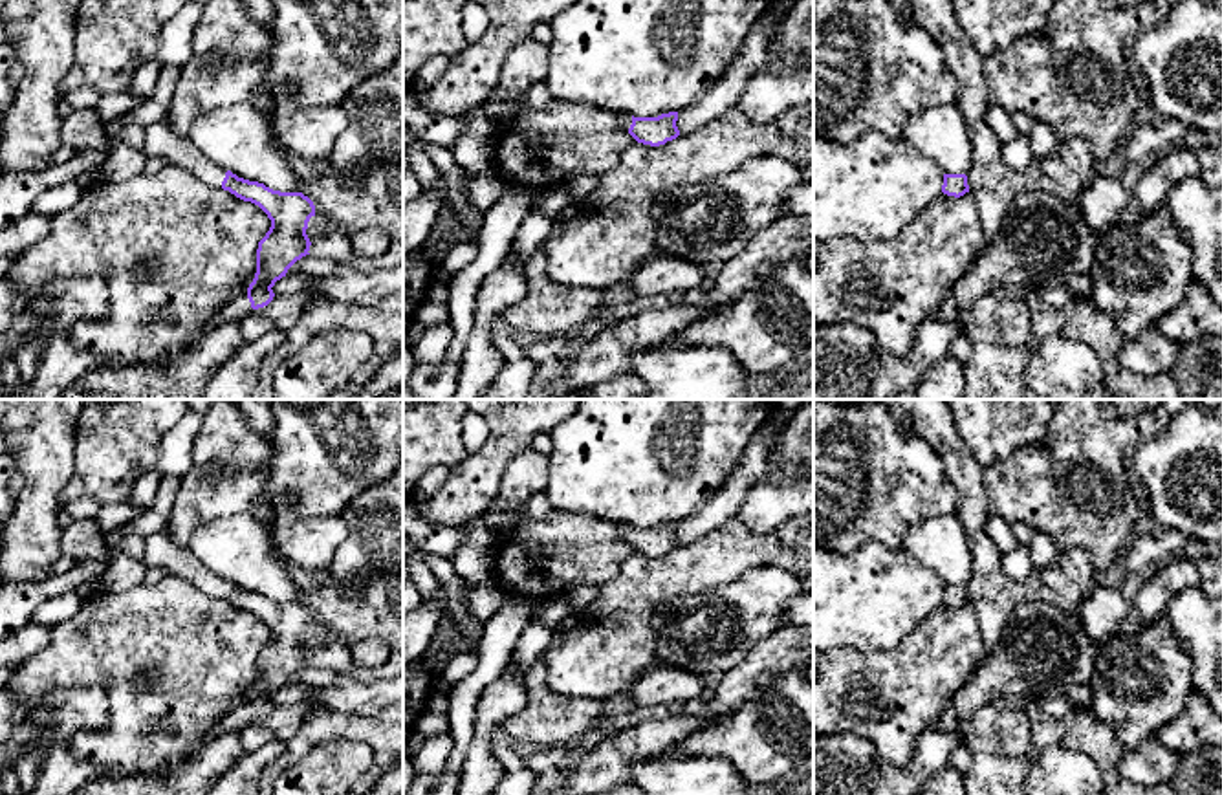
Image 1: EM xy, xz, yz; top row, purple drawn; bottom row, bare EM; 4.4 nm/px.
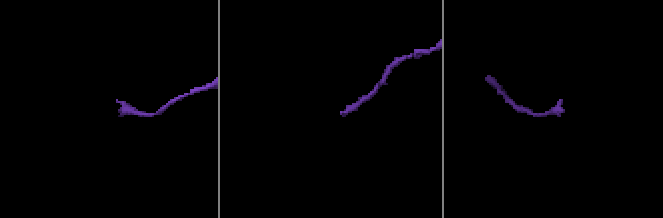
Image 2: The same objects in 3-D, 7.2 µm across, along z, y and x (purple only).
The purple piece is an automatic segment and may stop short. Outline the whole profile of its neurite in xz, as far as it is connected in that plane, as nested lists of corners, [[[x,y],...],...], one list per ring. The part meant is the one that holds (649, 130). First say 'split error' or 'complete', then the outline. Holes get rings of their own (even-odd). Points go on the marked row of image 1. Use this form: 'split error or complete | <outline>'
split error | [[[678,112],[661,114],[658,117],[634,117],[619,114],[621,128],[627,130],[638,143],[660,147],[680,136],[676,126]]]

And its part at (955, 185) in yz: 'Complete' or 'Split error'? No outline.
Complete

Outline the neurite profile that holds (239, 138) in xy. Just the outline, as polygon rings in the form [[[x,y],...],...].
[[[249,103],[200,114],[189,139],[238,178],[280,192],[300,192],[300,181],[269,119]]]

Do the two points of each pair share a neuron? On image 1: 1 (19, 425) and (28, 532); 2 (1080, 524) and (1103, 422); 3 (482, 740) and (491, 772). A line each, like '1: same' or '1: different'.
1: same
2: same
3: same

